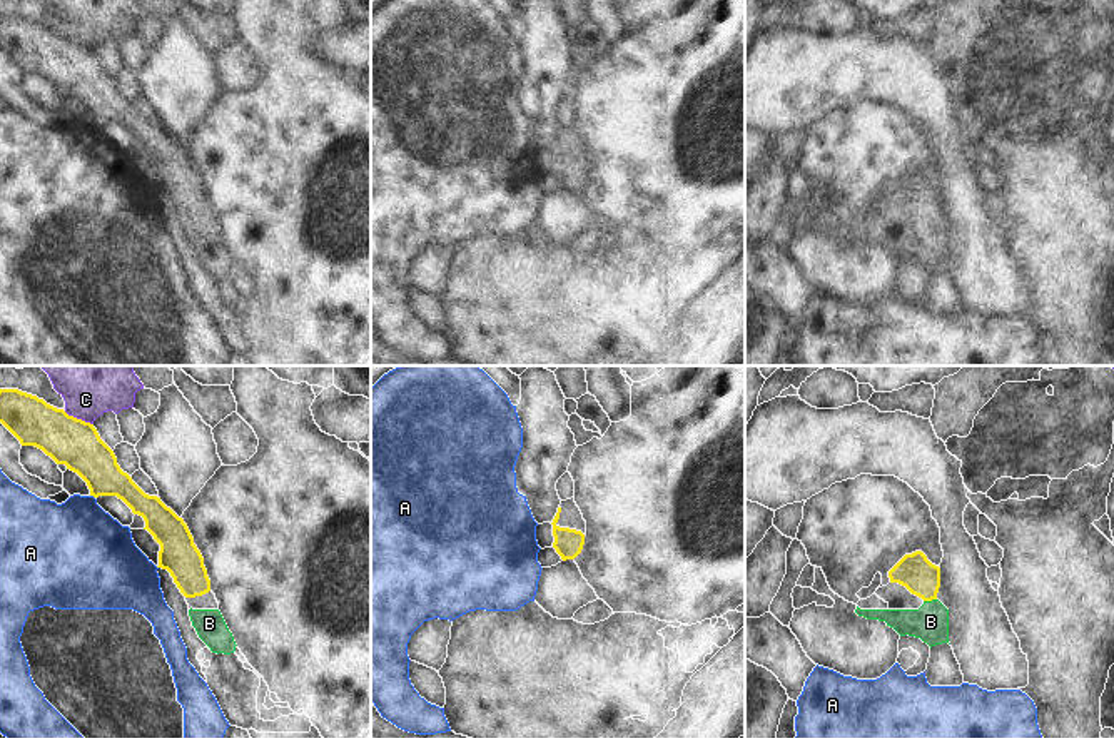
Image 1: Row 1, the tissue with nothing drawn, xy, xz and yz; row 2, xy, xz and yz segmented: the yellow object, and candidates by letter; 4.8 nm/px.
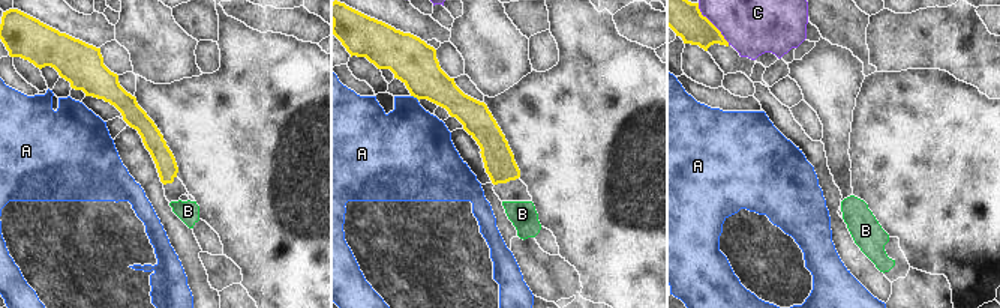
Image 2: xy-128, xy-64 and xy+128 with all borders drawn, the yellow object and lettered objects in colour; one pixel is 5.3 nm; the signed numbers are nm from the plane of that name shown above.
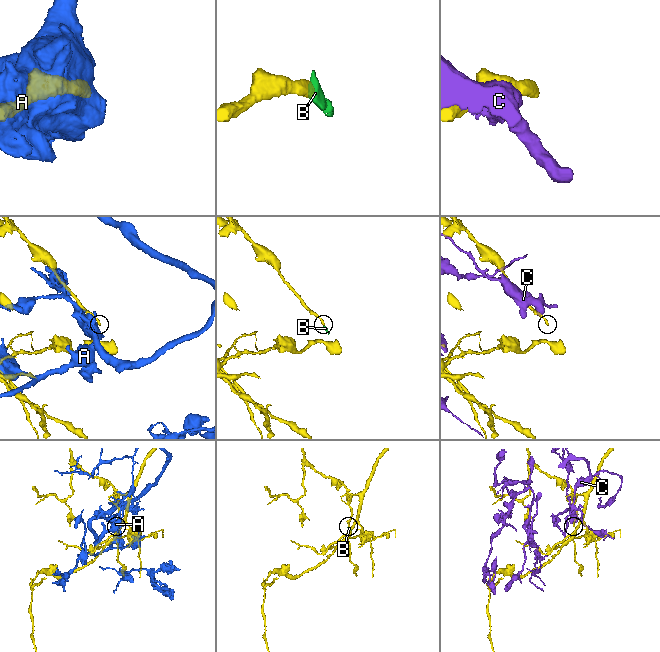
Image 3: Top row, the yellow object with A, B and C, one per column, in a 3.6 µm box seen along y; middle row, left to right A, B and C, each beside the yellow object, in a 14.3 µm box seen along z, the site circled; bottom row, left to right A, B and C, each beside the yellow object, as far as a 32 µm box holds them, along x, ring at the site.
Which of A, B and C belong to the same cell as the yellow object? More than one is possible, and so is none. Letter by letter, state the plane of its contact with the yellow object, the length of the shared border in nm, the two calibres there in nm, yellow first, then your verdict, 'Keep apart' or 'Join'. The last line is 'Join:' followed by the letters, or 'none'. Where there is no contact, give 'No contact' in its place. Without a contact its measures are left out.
A: Touches yellow in xy. Shared border 30 nm. Thickness 220 nm (yellow) against 420 nm. Keep apart
B: Touches yellow in yz. Shared border 70 nm. Thickness 170 nm (yellow) against 180 nm. Join
C: Touches yellow in xy. Shared border 160 nm. Thickness 240 nm (yellow) against 220 nm. Keep apart
Join: B.

